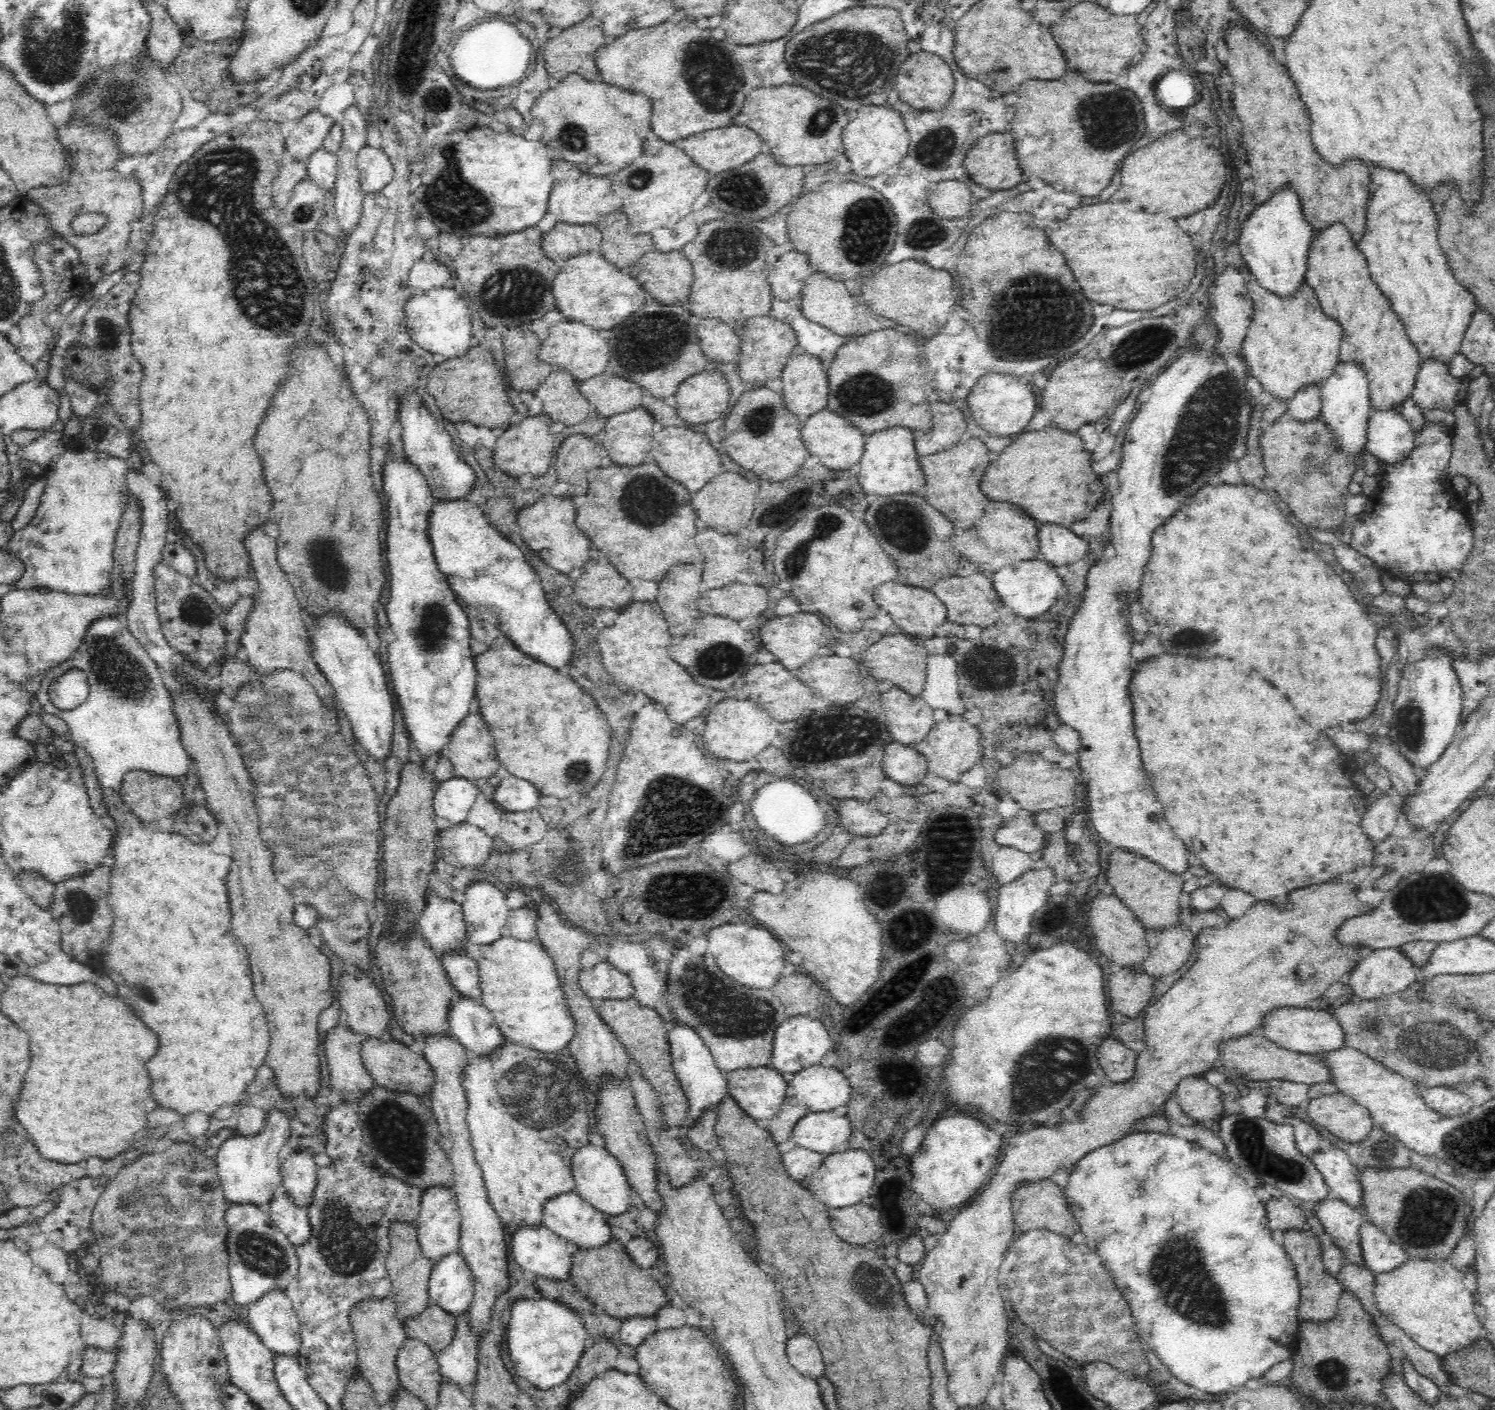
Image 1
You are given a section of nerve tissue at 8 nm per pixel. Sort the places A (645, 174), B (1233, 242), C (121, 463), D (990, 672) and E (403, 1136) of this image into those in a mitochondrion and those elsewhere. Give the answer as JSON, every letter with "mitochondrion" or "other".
{"A":"mitochondrion","B":"other","C":"other","D":"mitochondrion","E":"mitochondrion"}

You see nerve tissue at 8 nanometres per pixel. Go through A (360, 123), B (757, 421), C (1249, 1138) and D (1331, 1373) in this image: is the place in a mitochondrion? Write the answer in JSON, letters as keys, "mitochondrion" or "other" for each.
{"A":"other","B":"mitochondrion","C":"mitochondrion","D":"mitochondrion"}

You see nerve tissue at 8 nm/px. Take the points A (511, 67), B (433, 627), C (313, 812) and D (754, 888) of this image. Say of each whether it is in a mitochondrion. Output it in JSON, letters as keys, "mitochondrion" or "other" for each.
{"A":"other","B":"mitochondrion","C":"mitochondrion","D":"other"}

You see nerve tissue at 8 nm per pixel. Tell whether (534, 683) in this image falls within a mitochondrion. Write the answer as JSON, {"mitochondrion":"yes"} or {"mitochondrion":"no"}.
{"mitochondrion":"no"}

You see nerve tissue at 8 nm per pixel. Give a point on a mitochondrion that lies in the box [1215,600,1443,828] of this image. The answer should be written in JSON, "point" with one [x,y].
{"point":[1410,721]}

